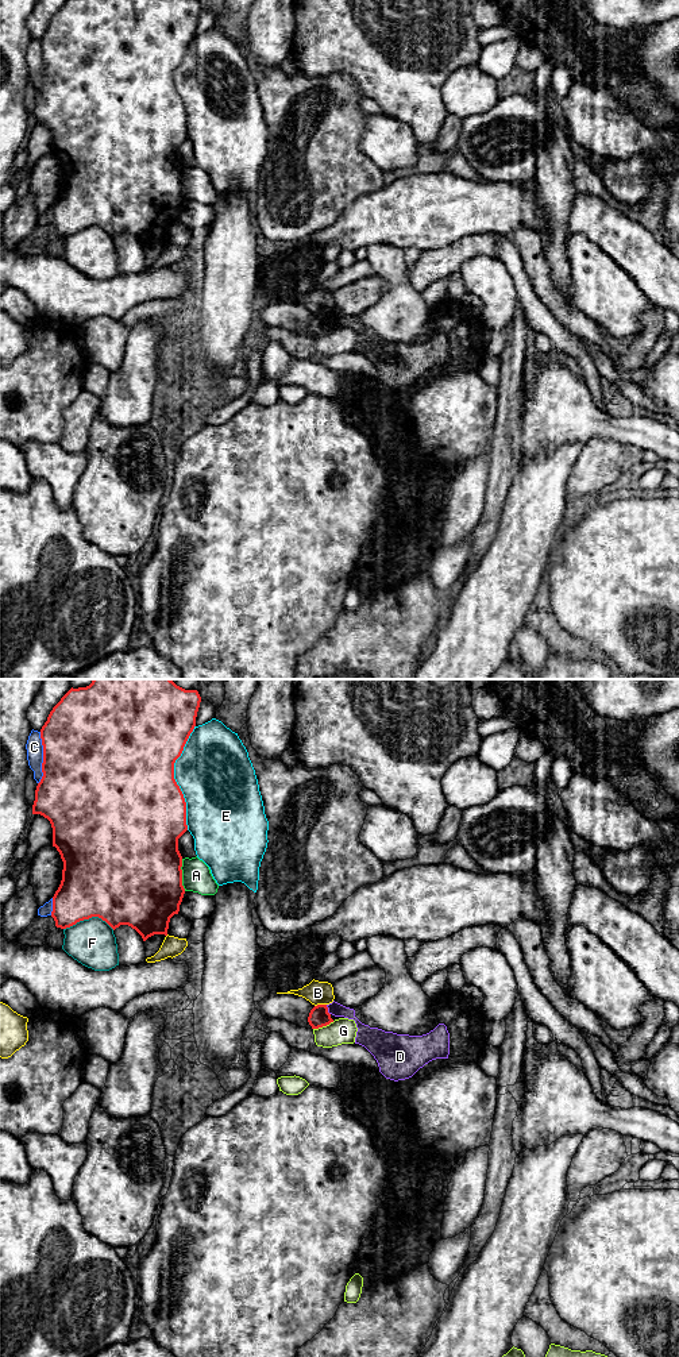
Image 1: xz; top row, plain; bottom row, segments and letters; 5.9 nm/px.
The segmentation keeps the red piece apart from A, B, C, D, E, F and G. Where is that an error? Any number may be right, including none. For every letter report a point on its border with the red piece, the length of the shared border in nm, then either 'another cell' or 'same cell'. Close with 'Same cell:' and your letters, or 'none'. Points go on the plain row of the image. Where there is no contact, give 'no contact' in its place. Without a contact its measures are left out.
A: xz (181, 184) | 190 nm | another cell
B: xz (320, 313) | 70 nm | another cell
C: xz (43, 66) | 320 nm | another cell
D: xz (327, 319) | 70 nm | another cell
E: xz (173, 87) | 650 nm | another cell
F: xz (89, 226) | 300 nm | another cell
G: xz (323, 334) | 140 nm | another cell
Same cell: none

